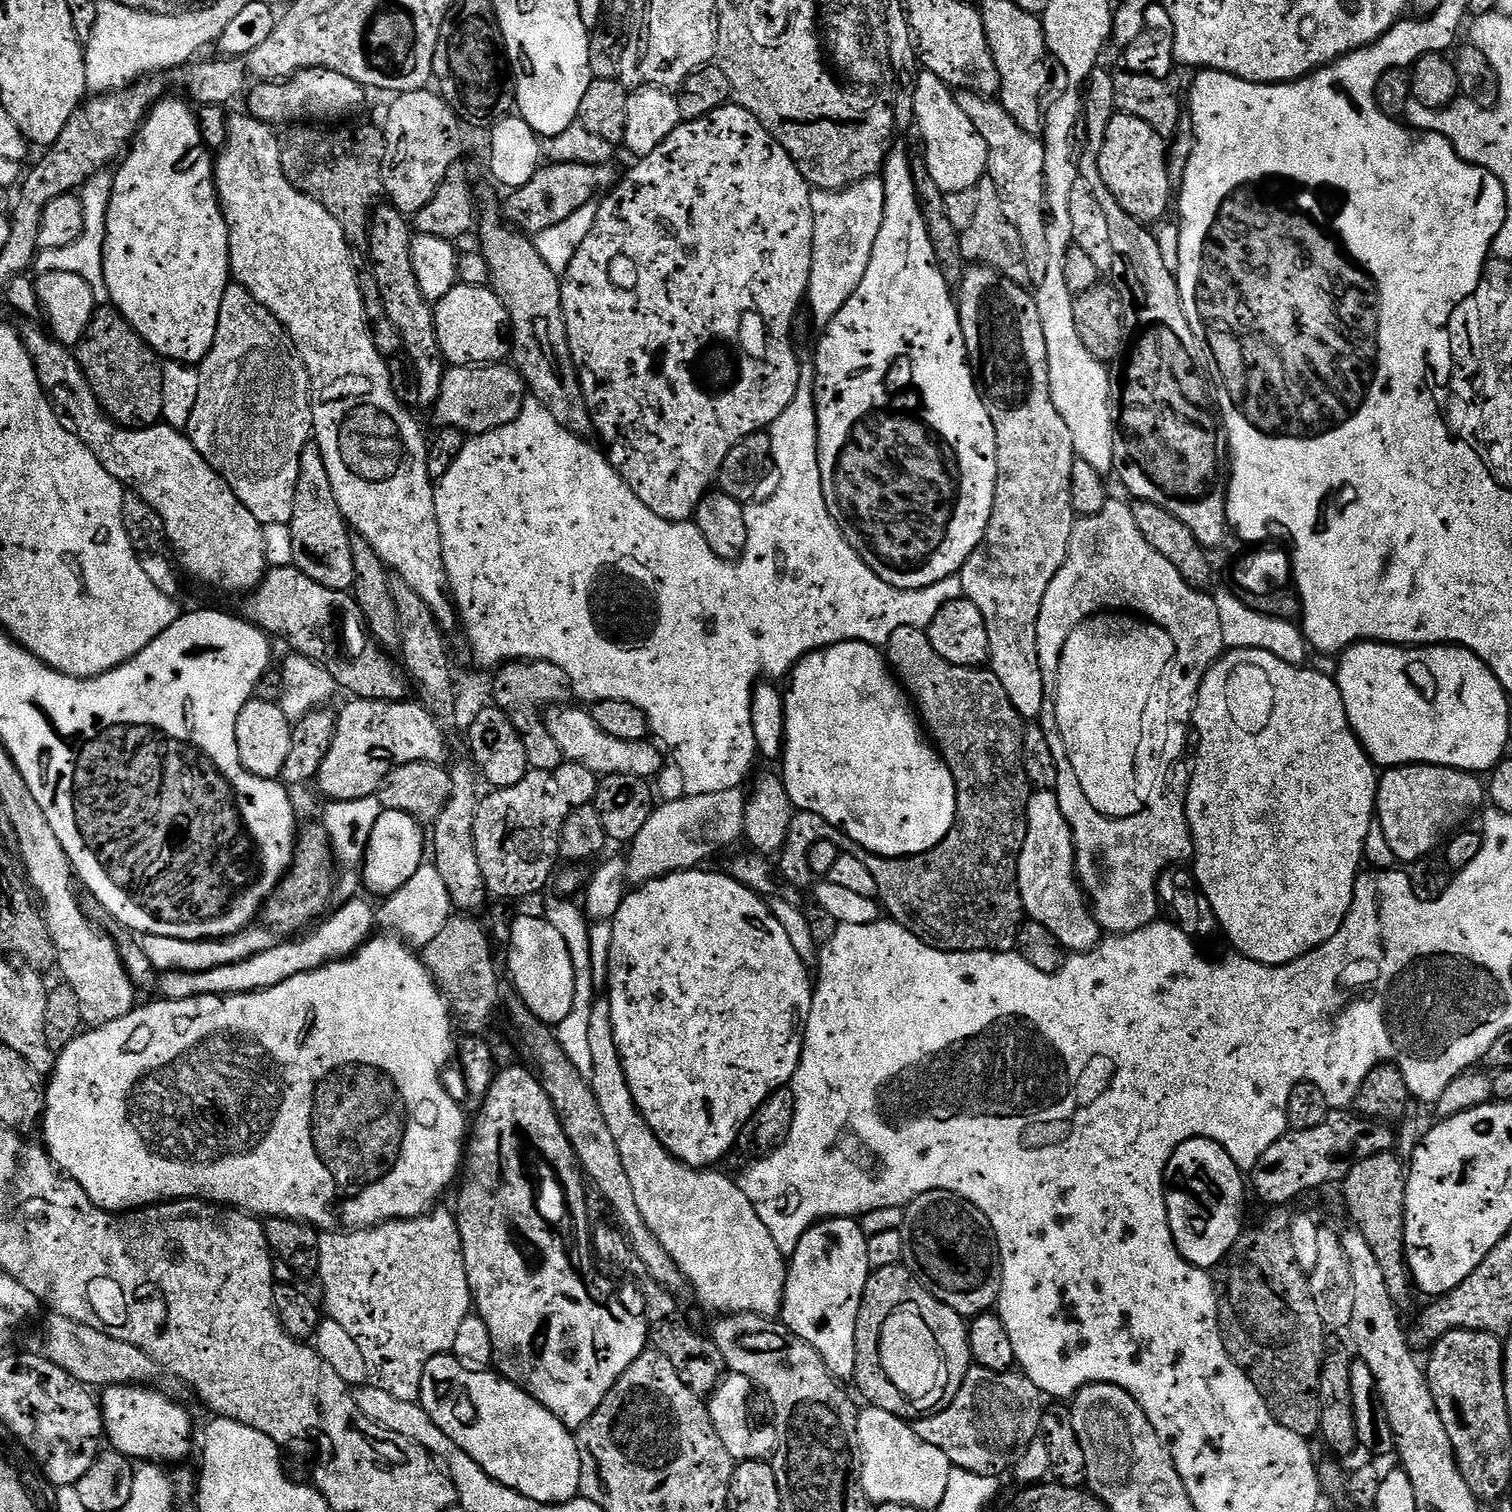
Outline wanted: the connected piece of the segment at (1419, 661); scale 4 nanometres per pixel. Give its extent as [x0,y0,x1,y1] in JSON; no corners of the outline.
[1334,642,1509,774]

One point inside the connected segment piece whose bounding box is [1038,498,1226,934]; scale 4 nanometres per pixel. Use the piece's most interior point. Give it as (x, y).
(1110, 566)

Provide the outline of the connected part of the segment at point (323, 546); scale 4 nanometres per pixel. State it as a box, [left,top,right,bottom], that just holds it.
[290,442,354,592]

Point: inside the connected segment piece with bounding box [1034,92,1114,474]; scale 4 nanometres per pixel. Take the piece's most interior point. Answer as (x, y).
(1082, 389)

